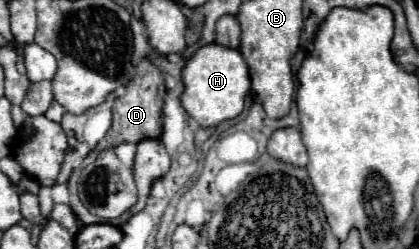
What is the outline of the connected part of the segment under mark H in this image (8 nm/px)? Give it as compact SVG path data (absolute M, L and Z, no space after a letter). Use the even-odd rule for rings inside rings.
M218 42L204 44L198 48L192 58L182 68L182 84L184 92L180 96L184 110L200 124L200 126L214 126L222 120L236 118L244 108L244 96L250 90L248 66L236 48L222 46Z

